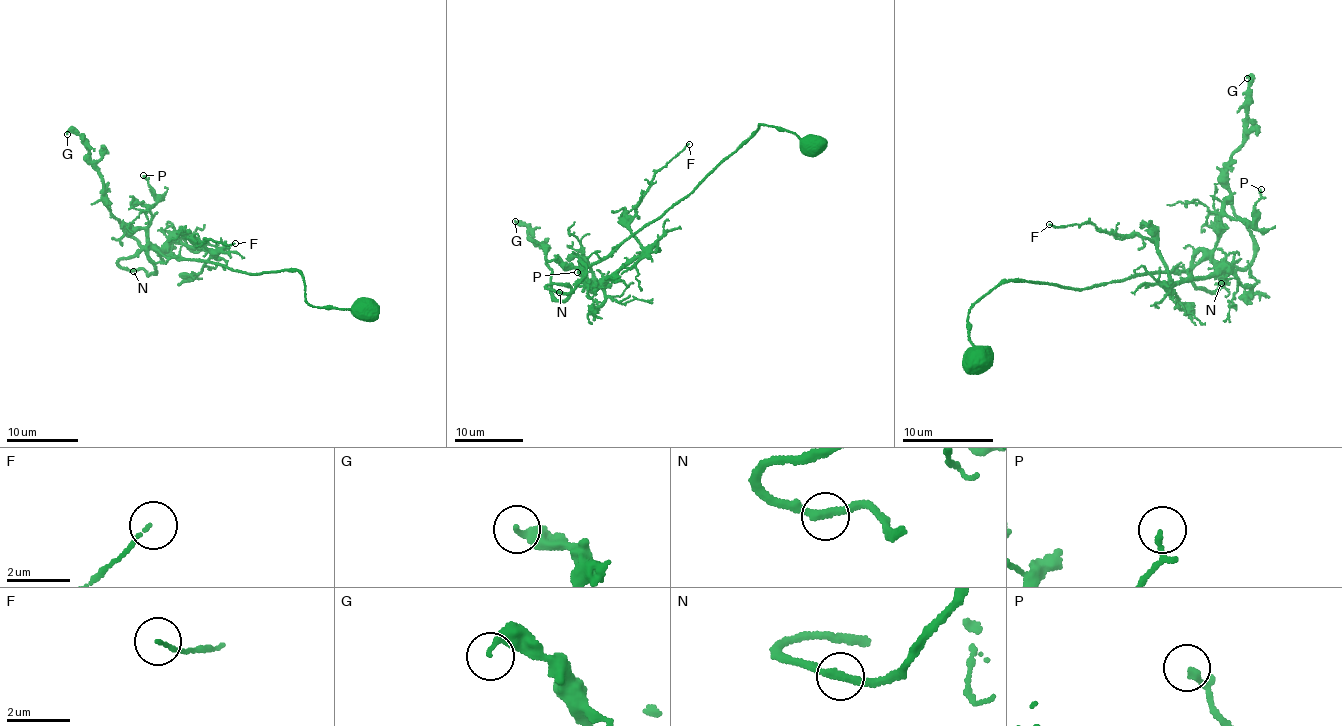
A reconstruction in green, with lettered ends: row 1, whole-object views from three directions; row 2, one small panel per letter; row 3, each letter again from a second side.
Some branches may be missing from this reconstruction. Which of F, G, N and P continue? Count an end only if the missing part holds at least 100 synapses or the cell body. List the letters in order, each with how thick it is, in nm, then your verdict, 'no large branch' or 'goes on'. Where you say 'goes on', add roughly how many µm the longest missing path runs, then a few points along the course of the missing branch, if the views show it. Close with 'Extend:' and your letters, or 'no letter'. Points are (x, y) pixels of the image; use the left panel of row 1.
F: 90 nm thick; no large branch
G: 280 nm thick; no large branch
N: 240 nm thick; no large branch
P: 120 nm thick; no large branch
Extend: no letter

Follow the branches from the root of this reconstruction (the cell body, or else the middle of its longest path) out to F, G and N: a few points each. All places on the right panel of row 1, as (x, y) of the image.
F: (978, 353), (969, 311), (1011, 279), (1084, 289), (1208, 260), (1222, 271), (1181, 283), (1154, 241), (1049, 224)
G: (978, 353), (969, 311), (1011, 279), (1084, 289), (1208, 260), (1243, 269), (1255, 243), (1228, 179), (1247, 78)
N: (978, 353), (969, 311), (1011, 279), (1084, 289), (1208, 260), (1226, 266), (1223, 259), (1221, 283)

